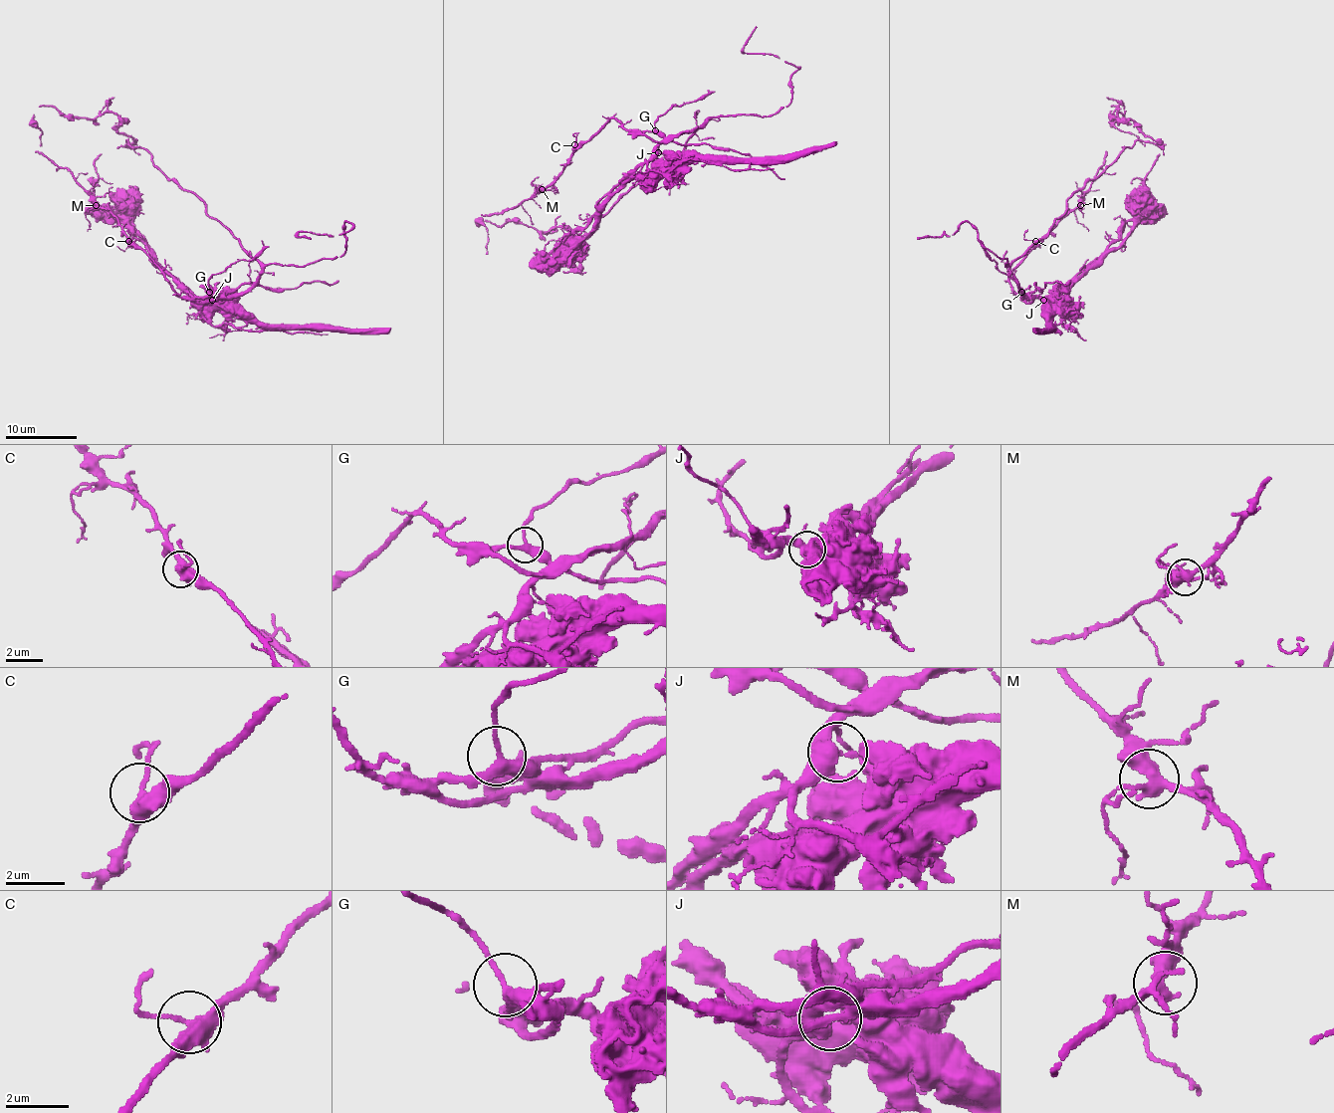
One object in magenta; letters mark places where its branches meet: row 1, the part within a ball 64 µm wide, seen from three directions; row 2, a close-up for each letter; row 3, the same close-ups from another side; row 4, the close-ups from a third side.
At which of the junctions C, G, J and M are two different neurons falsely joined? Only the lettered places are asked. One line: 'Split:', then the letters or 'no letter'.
Split: J

